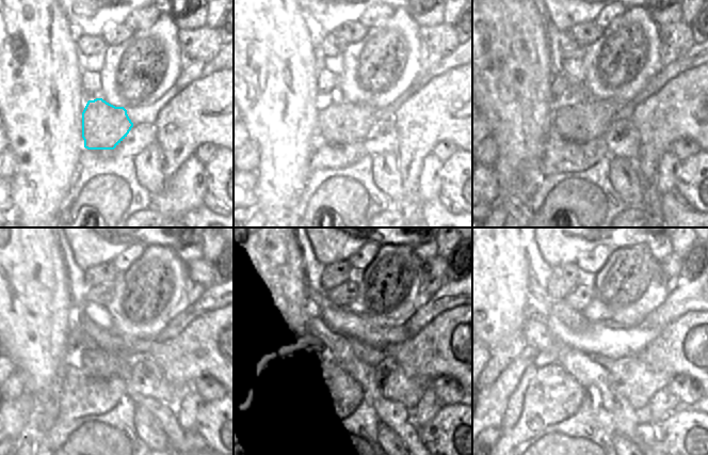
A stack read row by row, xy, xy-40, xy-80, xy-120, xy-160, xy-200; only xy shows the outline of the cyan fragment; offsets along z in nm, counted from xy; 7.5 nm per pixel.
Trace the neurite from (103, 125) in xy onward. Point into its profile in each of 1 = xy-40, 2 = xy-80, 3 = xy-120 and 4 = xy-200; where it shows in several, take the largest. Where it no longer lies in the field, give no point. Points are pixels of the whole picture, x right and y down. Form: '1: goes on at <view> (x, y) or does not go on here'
1: goes on at xy-40 (338, 122)
2: goes on at xy-80 (579, 121)
3: goes on at xy-120 (99, 363)
4: goes on at xy-200 (536, 333)

